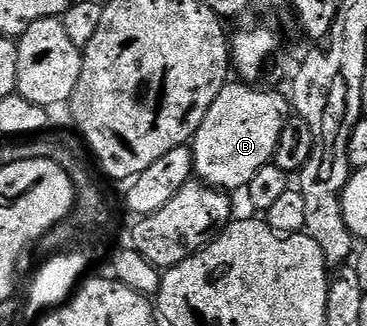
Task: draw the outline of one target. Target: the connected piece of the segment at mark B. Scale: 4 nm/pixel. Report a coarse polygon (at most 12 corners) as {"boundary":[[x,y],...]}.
{"boundary":[[228,83],[189,146],[131,182],[143,217],[192,179],[245,190],[273,162],[291,102]]}

